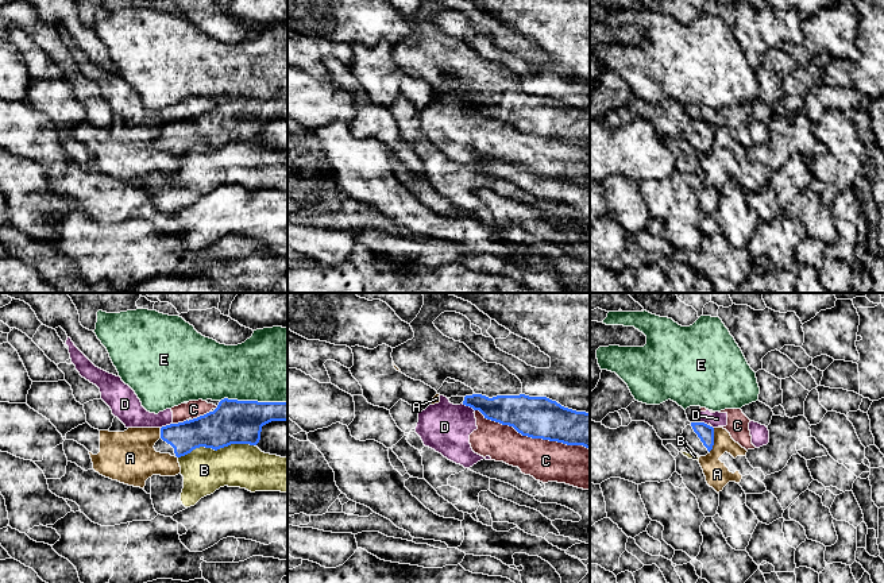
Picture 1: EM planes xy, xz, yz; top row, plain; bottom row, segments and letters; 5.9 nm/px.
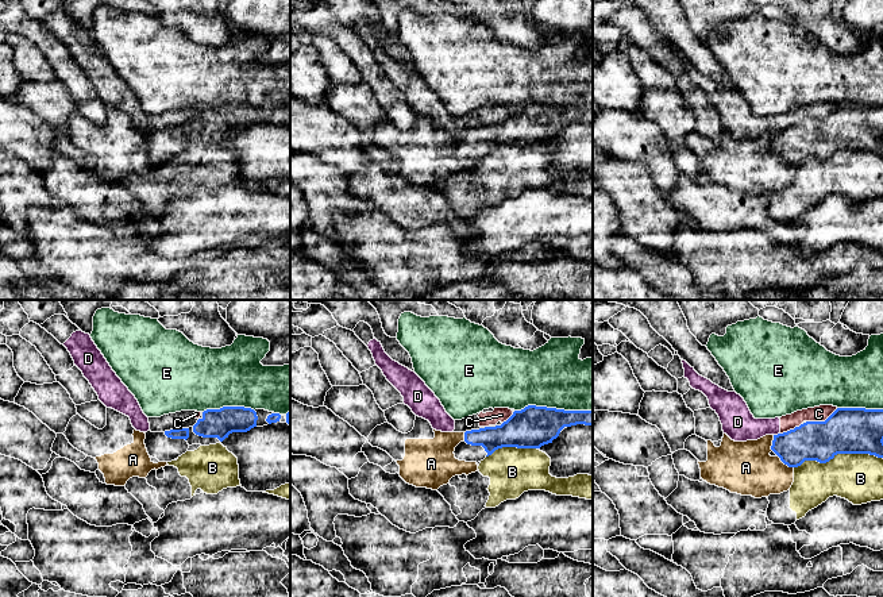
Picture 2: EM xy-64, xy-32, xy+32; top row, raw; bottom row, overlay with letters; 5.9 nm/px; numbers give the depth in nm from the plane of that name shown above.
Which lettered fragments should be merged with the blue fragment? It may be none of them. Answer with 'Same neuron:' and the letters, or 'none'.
Same neuron: none

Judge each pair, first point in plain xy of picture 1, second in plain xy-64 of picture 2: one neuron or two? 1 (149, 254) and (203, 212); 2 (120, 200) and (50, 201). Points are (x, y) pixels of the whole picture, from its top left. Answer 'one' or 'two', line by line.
1: two
2: two

